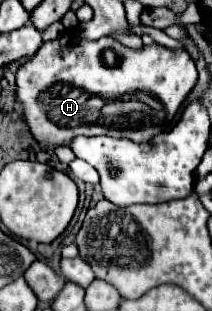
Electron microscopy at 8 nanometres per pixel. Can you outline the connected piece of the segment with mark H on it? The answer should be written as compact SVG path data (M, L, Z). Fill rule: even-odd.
M63 33L59 39L43 43L37 55L19 67L17 97L23 105L23 117L33 137L47 149L69 145L75 135L111 135L111 125L133 141L145 141L171 127L175 113L179 111L187 93L193 89L195 81L195 63L183 47L169 49L151 43L139 49L131 49L109 37L85 41Z

